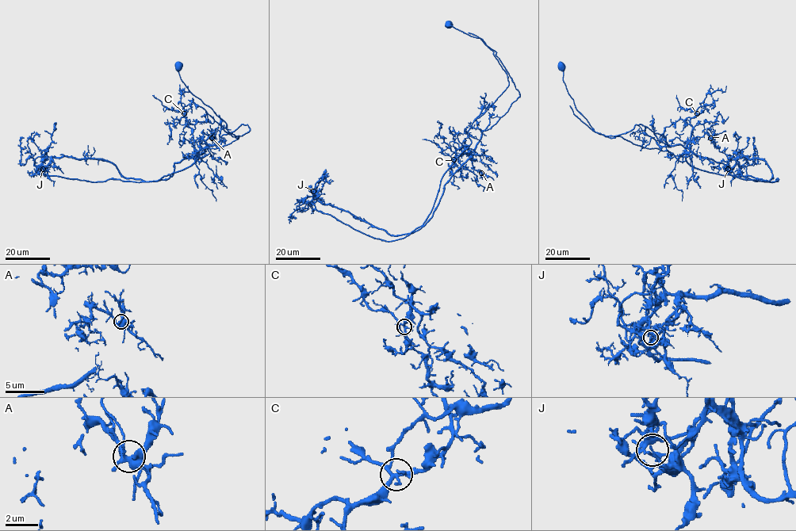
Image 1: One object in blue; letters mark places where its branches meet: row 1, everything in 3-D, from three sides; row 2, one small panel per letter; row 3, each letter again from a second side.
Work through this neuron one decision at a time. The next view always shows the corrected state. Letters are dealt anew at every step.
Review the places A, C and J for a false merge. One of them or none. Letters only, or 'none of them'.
J

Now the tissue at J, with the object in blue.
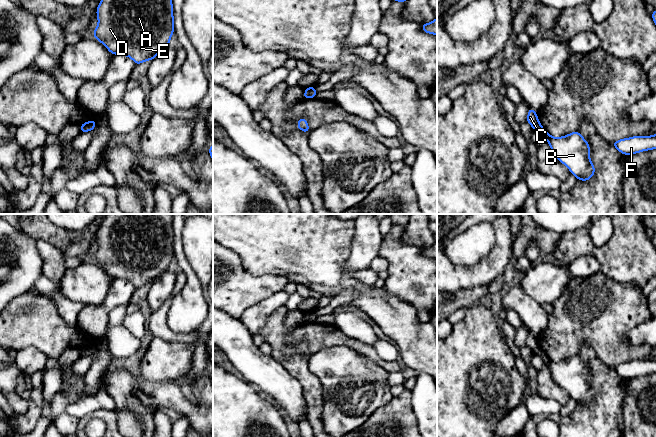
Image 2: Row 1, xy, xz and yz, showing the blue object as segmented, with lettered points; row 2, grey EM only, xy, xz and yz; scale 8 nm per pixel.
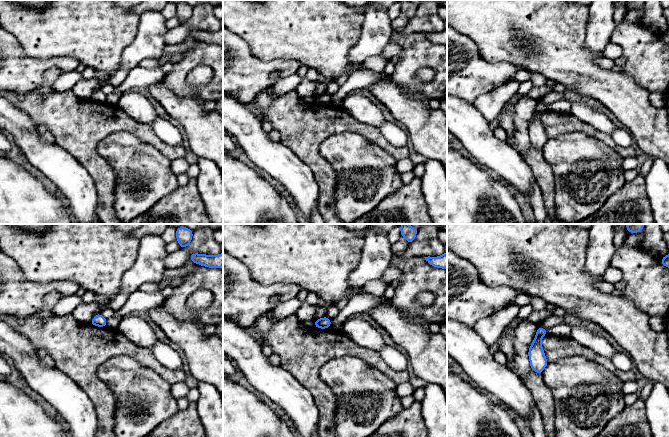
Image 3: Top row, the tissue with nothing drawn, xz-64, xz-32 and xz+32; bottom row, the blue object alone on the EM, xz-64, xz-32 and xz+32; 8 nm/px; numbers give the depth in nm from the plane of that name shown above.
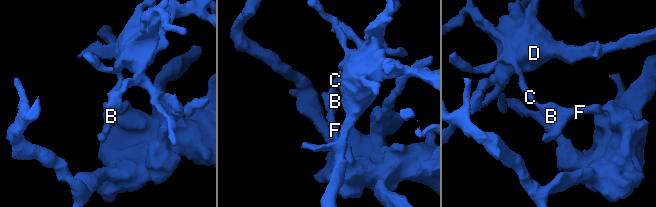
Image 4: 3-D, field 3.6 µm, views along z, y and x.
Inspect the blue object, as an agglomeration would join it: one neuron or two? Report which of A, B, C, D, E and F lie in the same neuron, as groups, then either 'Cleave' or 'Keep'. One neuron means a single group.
Groups: A C D E / B F. Cleave

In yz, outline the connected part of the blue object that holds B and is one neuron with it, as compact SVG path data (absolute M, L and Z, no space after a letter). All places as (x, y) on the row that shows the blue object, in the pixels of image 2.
M543 127L540 132L549 143L553 155L566 165L577 180L588 181L595 174L590 161L590 146L578 130L562 137L552 137Z

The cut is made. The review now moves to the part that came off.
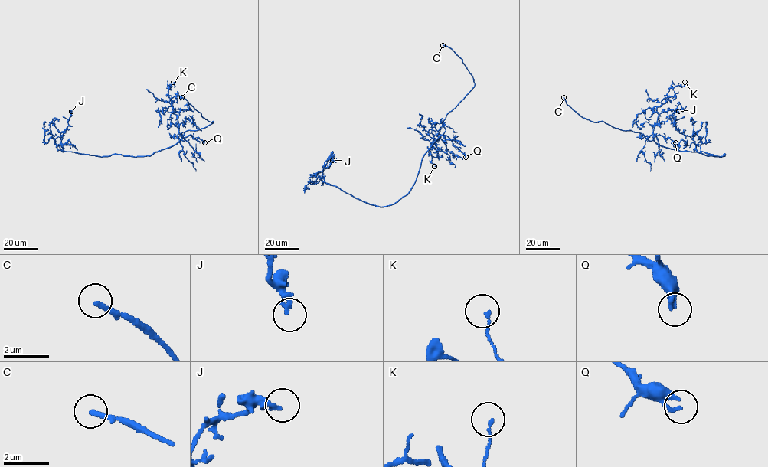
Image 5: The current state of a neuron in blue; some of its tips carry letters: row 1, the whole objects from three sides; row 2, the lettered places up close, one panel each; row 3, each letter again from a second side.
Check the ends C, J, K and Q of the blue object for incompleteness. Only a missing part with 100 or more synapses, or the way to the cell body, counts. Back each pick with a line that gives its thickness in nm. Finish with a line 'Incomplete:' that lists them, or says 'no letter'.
C: Thickness 200 nm
Incomplete: C

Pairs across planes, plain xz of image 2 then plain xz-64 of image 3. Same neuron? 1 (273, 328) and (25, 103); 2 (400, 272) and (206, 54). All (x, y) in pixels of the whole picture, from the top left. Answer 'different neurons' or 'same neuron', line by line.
1: same neuron
2: same neuron

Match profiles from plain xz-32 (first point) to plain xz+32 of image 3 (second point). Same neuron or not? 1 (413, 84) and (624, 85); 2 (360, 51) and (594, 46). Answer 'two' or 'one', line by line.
1: two
2: one

